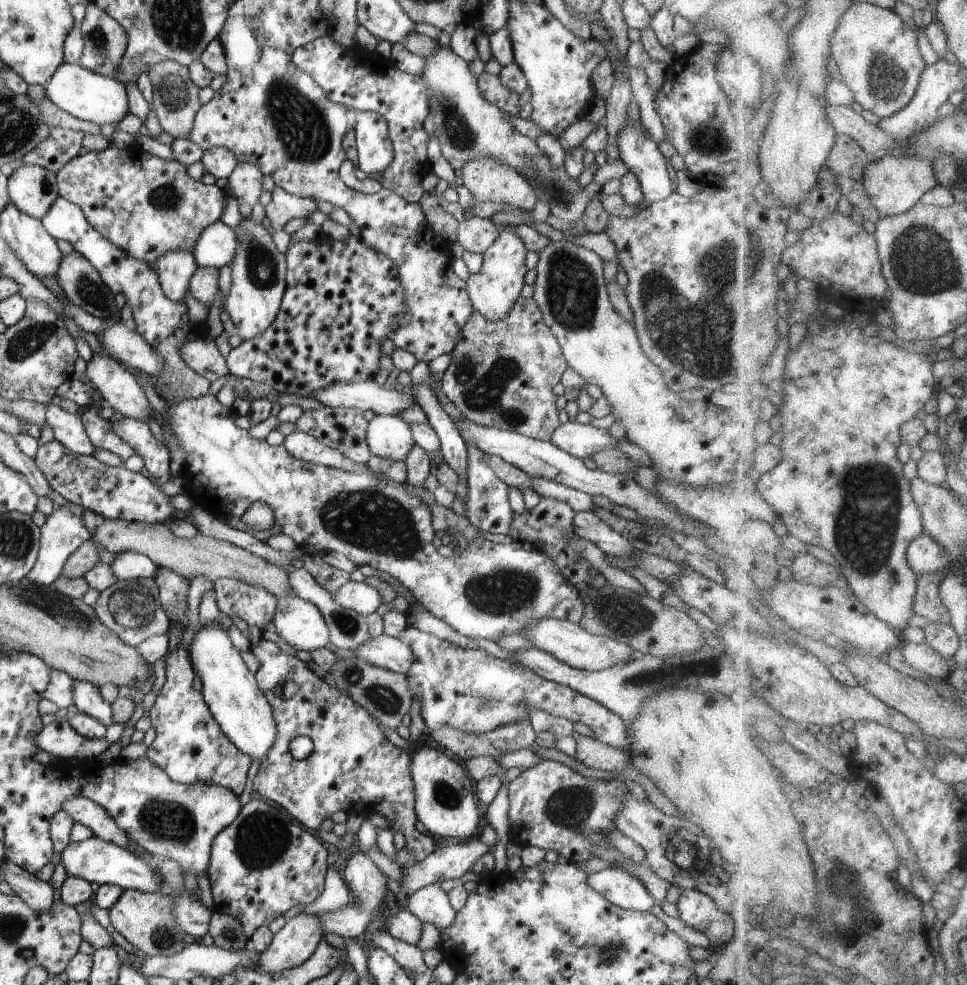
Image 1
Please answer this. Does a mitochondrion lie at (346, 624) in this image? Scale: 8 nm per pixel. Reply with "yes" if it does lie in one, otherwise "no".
yes

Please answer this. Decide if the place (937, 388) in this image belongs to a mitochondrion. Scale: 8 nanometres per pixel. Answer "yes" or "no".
no

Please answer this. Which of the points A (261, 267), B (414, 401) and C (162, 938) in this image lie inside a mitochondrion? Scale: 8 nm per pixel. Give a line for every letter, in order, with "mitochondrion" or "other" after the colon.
A: mitochondrion
B: other
C: mitochondrion

